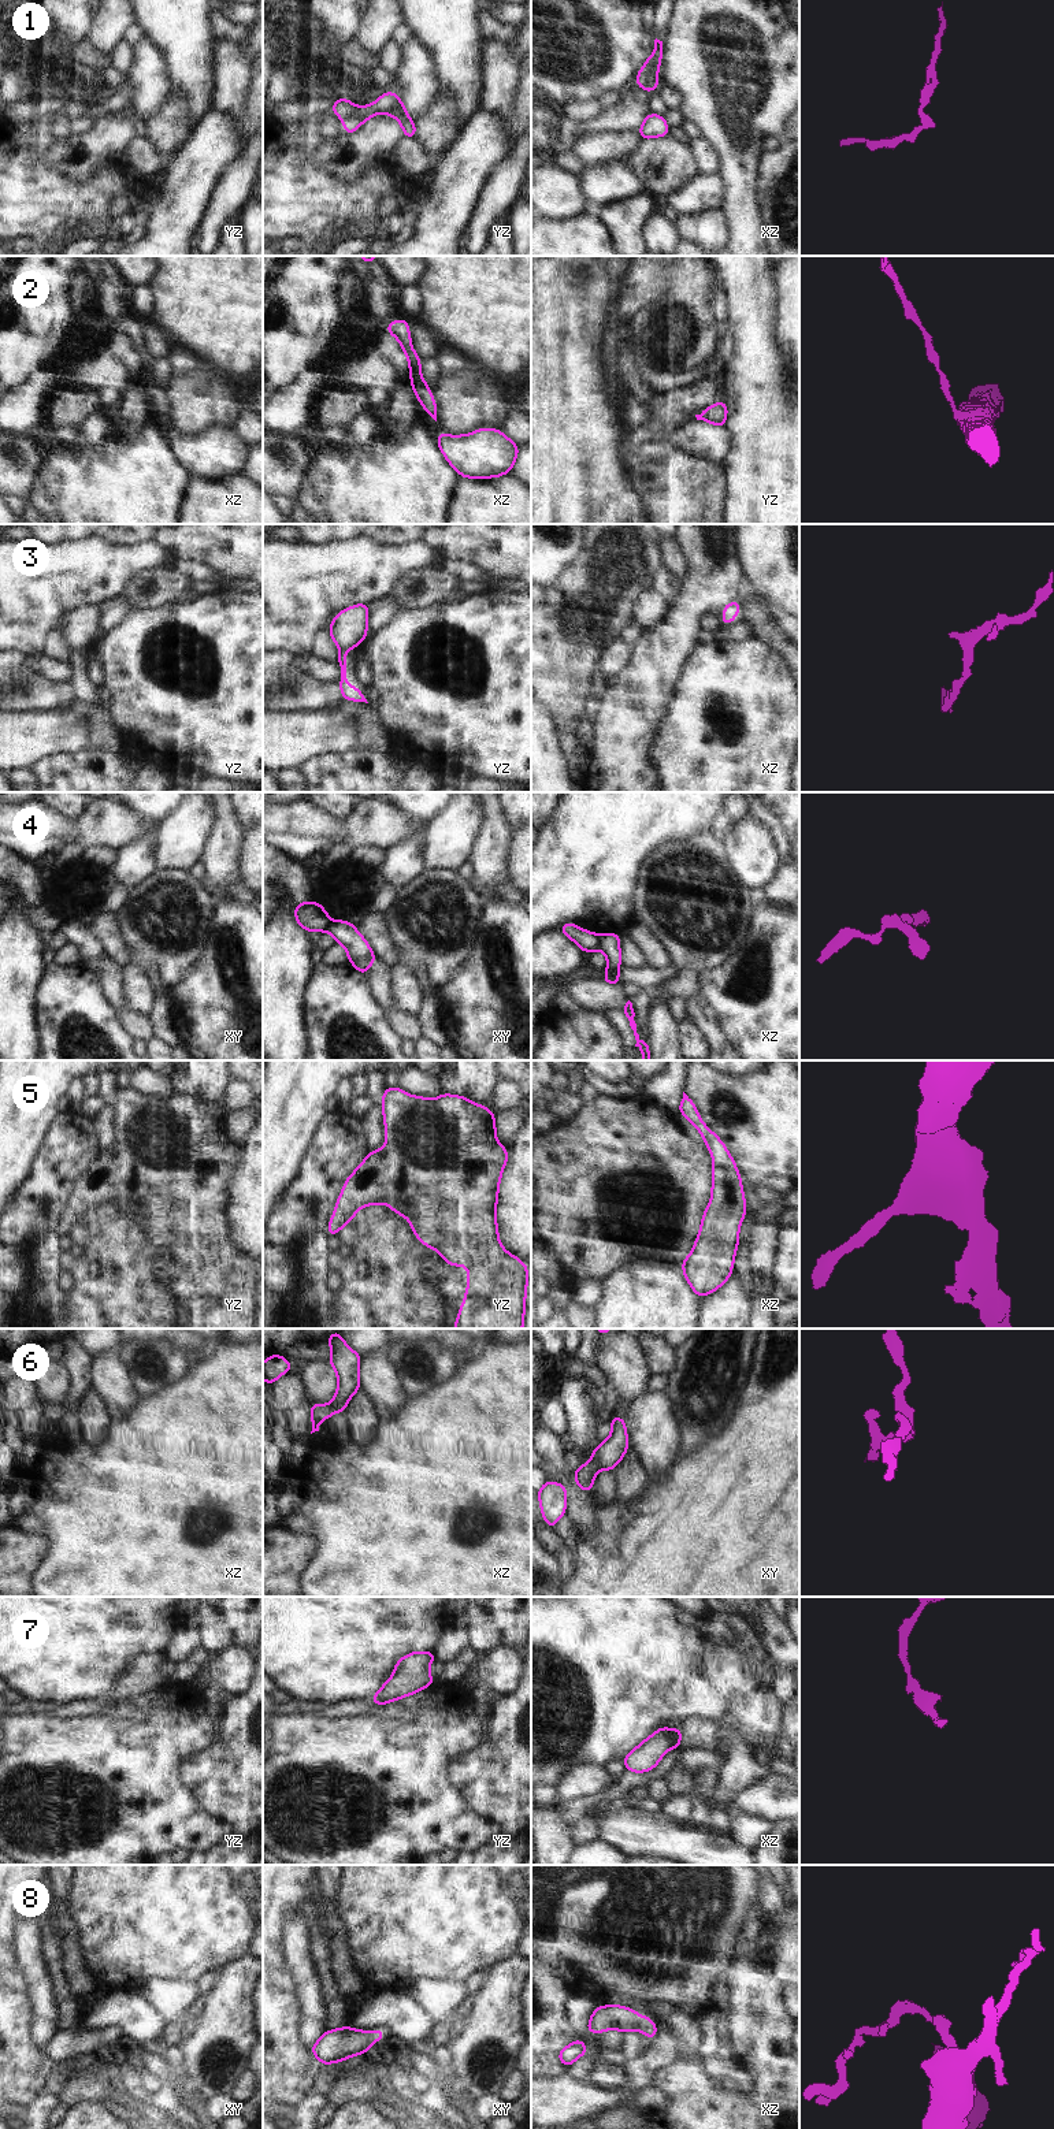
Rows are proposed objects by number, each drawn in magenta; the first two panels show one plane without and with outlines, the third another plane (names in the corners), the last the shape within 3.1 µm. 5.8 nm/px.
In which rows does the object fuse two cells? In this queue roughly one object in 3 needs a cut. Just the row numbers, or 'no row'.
1, 4.

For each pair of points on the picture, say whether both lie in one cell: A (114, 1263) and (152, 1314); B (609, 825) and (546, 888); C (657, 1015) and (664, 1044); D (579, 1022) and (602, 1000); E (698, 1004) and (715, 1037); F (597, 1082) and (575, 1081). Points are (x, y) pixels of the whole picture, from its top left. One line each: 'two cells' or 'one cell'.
A: one cell
B: one cell
C: one cell
D: two cells
E: one cell
F: two cells

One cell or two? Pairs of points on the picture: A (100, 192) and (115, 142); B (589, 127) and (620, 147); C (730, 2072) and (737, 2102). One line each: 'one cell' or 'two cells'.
A: two cells
B: two cells
C: two cells

